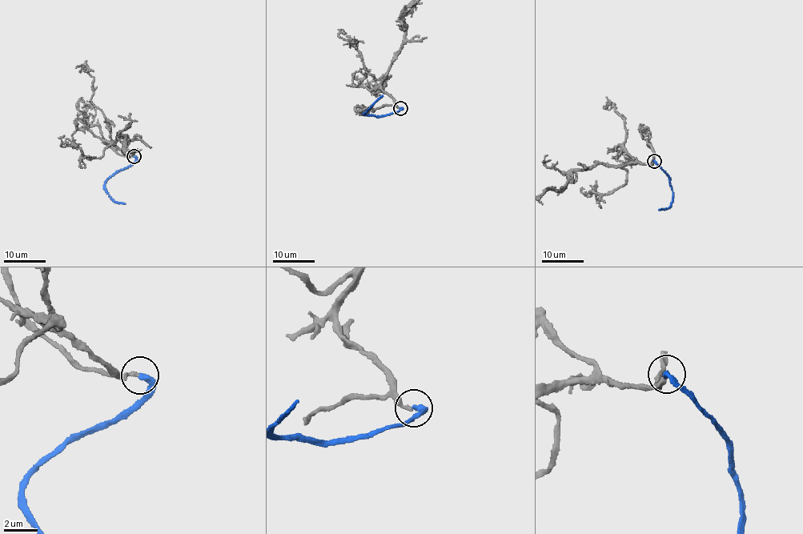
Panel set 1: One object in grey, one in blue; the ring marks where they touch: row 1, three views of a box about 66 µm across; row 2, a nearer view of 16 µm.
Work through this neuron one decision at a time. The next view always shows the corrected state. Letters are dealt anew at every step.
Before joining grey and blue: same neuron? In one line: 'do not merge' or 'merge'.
merge

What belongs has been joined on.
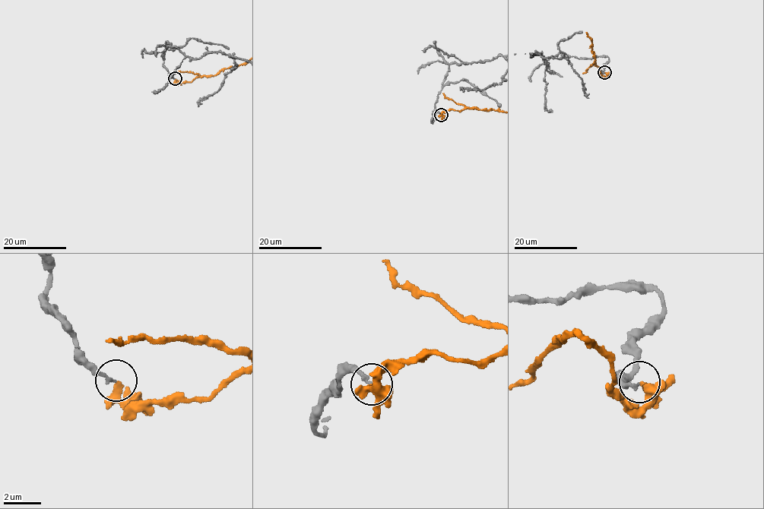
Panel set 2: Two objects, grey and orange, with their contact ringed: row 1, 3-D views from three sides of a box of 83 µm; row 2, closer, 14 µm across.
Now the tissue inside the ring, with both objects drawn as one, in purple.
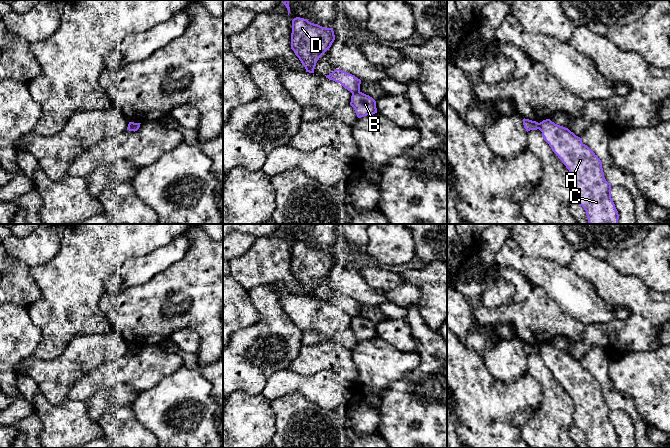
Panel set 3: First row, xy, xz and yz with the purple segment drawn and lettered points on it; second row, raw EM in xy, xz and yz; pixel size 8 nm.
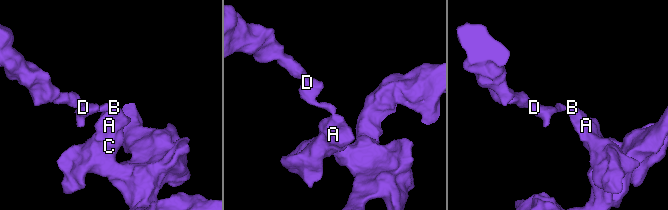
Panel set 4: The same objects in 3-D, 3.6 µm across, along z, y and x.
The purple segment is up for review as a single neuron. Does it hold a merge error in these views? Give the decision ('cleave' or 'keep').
cleave

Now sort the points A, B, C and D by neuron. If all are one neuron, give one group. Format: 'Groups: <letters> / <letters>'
Groups: A B C / D

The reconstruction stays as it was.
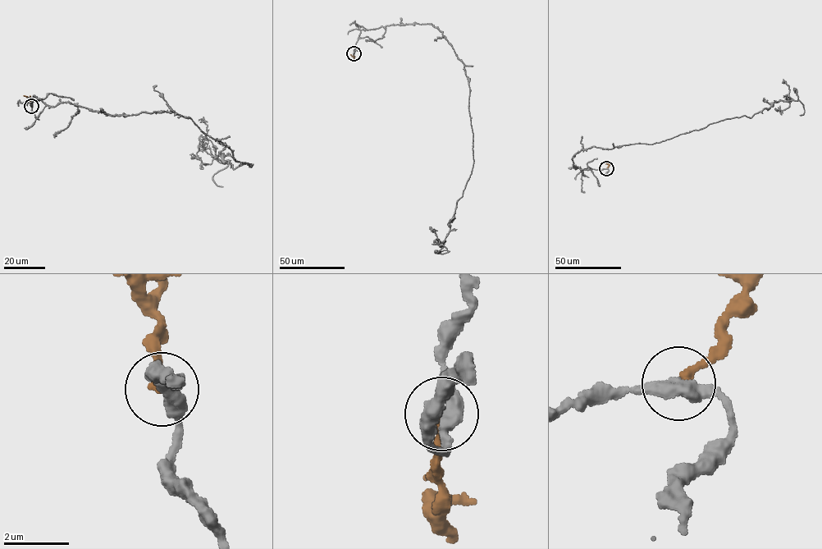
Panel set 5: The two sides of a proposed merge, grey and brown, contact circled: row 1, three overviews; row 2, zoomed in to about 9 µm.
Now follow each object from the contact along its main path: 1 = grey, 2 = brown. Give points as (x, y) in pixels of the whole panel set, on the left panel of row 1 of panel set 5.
1: (31, 106), (34, 95), (112, 115), (171, 112), (253, 165), (234, 169), (220, 153), (221, 163), (207, 144)
2: (31, 106), (30, 101), (24, 95)

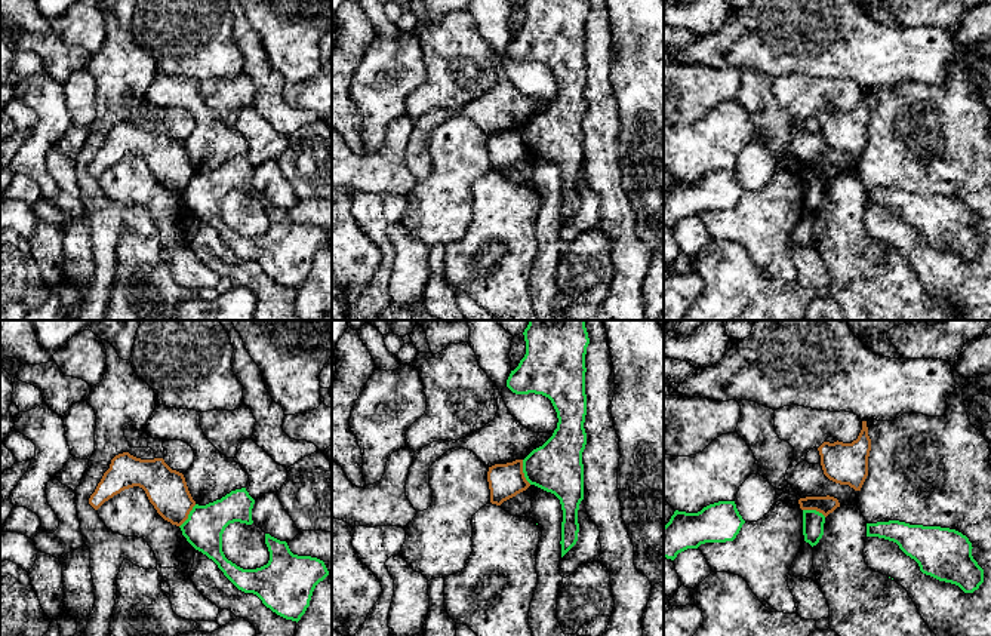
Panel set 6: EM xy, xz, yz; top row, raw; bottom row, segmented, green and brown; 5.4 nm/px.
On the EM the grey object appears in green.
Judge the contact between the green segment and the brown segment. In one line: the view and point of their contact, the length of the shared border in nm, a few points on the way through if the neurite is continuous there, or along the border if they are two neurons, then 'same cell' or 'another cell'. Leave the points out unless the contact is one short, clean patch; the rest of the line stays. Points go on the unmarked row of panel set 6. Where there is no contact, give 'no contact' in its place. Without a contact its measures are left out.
meets green in xz at (523, 140); contact 140 nm long; border along xz (522, 128), (523, 144), (531, 151); another cell

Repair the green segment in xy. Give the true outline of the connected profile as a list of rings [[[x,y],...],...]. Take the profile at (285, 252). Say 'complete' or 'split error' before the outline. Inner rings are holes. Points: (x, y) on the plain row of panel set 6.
complete; [[[246,156],[236,157],[206,173],[196,172],[179,196],[187,209],[212,227],[238,258],[256,262],[273,280],[298,291],[310,274],[316,254],[329,239],[323,228],[293,222],[286,209],[270,202],[265,202],[267,233],[243,237],[228,228],[222,219],[222,202],[234,190],[252,193],[253,172]]]

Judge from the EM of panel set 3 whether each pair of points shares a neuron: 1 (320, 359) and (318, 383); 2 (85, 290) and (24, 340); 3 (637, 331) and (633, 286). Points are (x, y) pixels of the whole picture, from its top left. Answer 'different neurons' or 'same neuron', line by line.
1: different neurons
2: different neurons
3: same neuron

